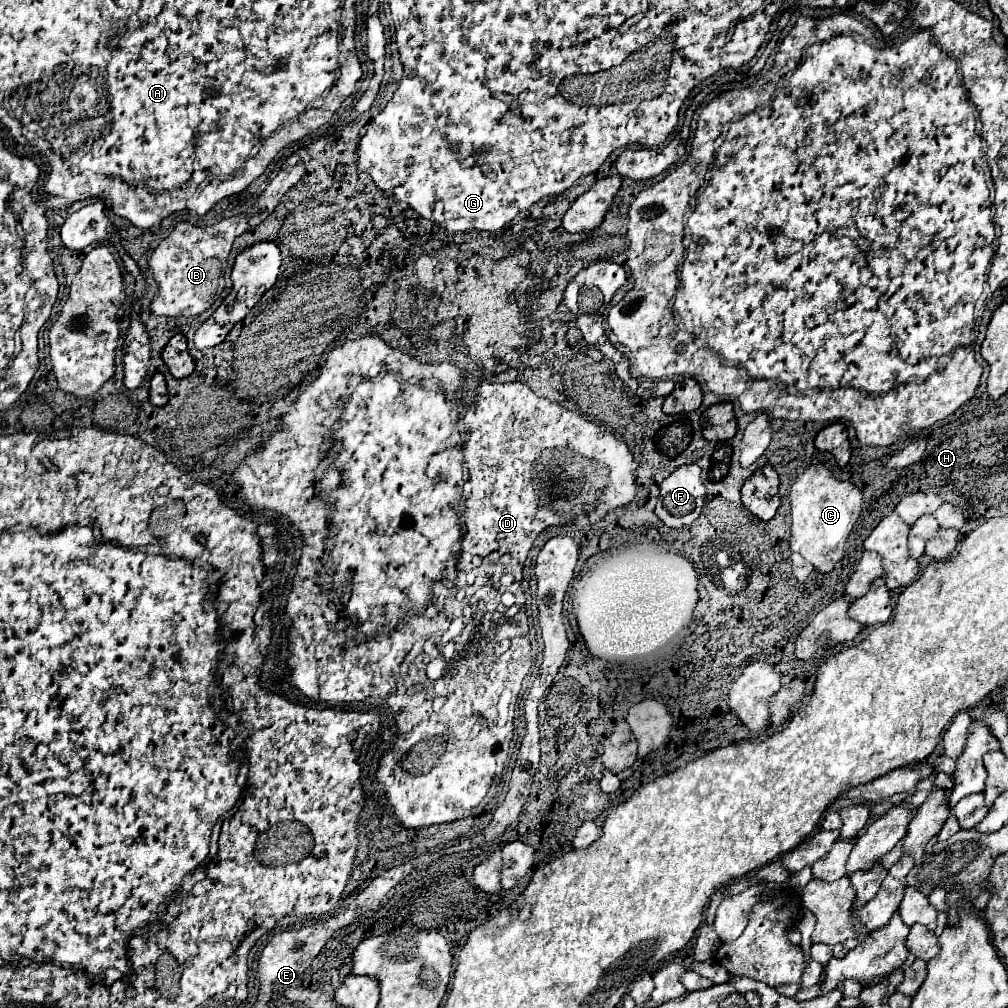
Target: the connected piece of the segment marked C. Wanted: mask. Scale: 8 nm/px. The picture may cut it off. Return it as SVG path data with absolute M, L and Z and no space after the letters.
M820 463L798 475L790 489L792 505L792 551L800 553L818 571L828 573L844 557L846 541L862 511L862 491L850 481L838 481Z

